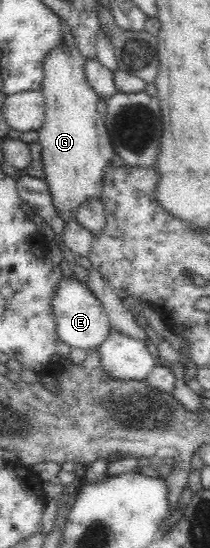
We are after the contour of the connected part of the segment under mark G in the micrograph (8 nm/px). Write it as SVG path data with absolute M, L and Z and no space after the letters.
M66 36L63 50L55 50L53 54L45 57L44 77L40 90L43 93L46 107L45 121L37 130L37 141L41 145L41 162L43 165L43 179L47 182L51 193L51 204L59 218L59 225L69 219L76 218L76 210L84 202L102 198L104 176L115 155L103 116L97 111L97 103L100 96L88 83L83 70L83 57L76 46L73 46L72 37Z

